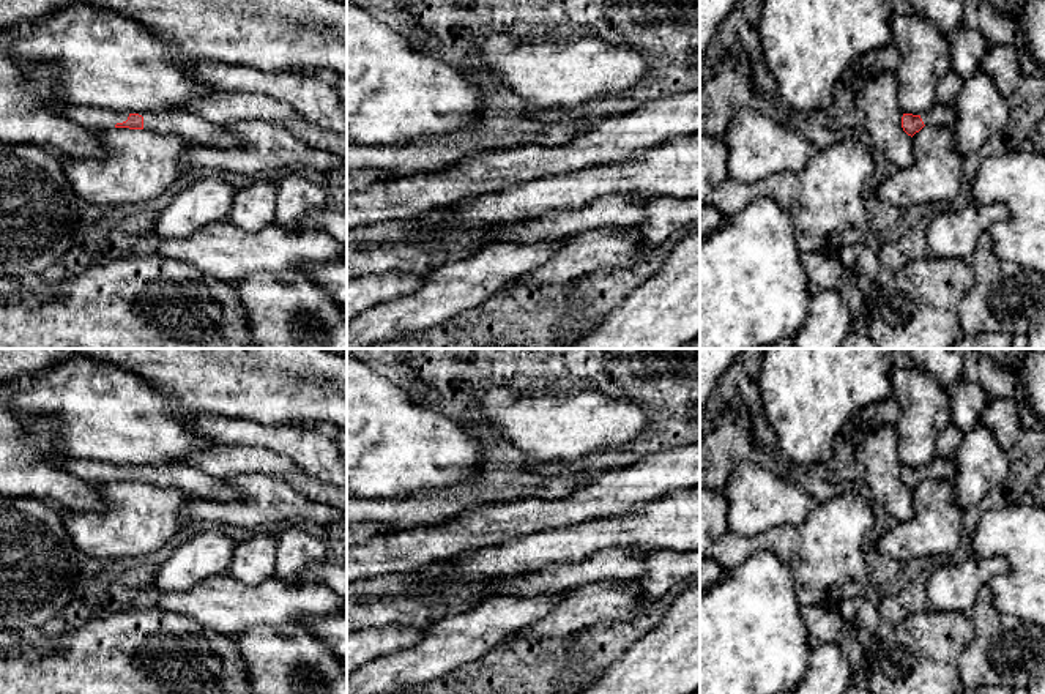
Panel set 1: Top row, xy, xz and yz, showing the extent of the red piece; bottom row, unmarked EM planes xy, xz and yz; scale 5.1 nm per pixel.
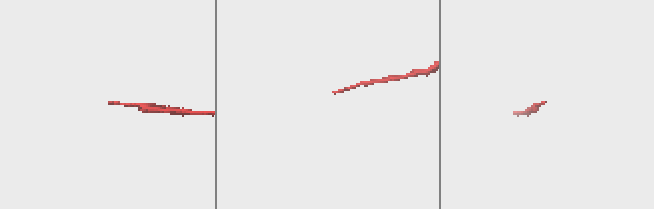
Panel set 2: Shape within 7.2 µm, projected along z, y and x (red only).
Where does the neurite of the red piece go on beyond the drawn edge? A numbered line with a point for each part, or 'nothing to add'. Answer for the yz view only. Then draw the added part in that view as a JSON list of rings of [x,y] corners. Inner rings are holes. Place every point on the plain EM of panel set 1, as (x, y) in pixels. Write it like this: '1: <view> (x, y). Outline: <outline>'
1: yz (940, 469). Outline: [[[936,457],[933,462],[922,465],[920,472],[925,479],[952,481],[957,475],[957,464],[952,457]]]

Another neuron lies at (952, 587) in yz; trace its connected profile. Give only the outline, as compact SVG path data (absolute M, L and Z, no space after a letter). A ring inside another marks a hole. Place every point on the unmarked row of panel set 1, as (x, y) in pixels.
M972 555L961 563L941 565L927 577L927 601L935 610L969 615L979 590L1006 569L1002 557Z

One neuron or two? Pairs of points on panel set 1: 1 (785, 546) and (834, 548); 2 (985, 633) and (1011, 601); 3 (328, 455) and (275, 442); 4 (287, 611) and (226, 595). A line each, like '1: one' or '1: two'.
1: one
2: two
3: one
4: one

